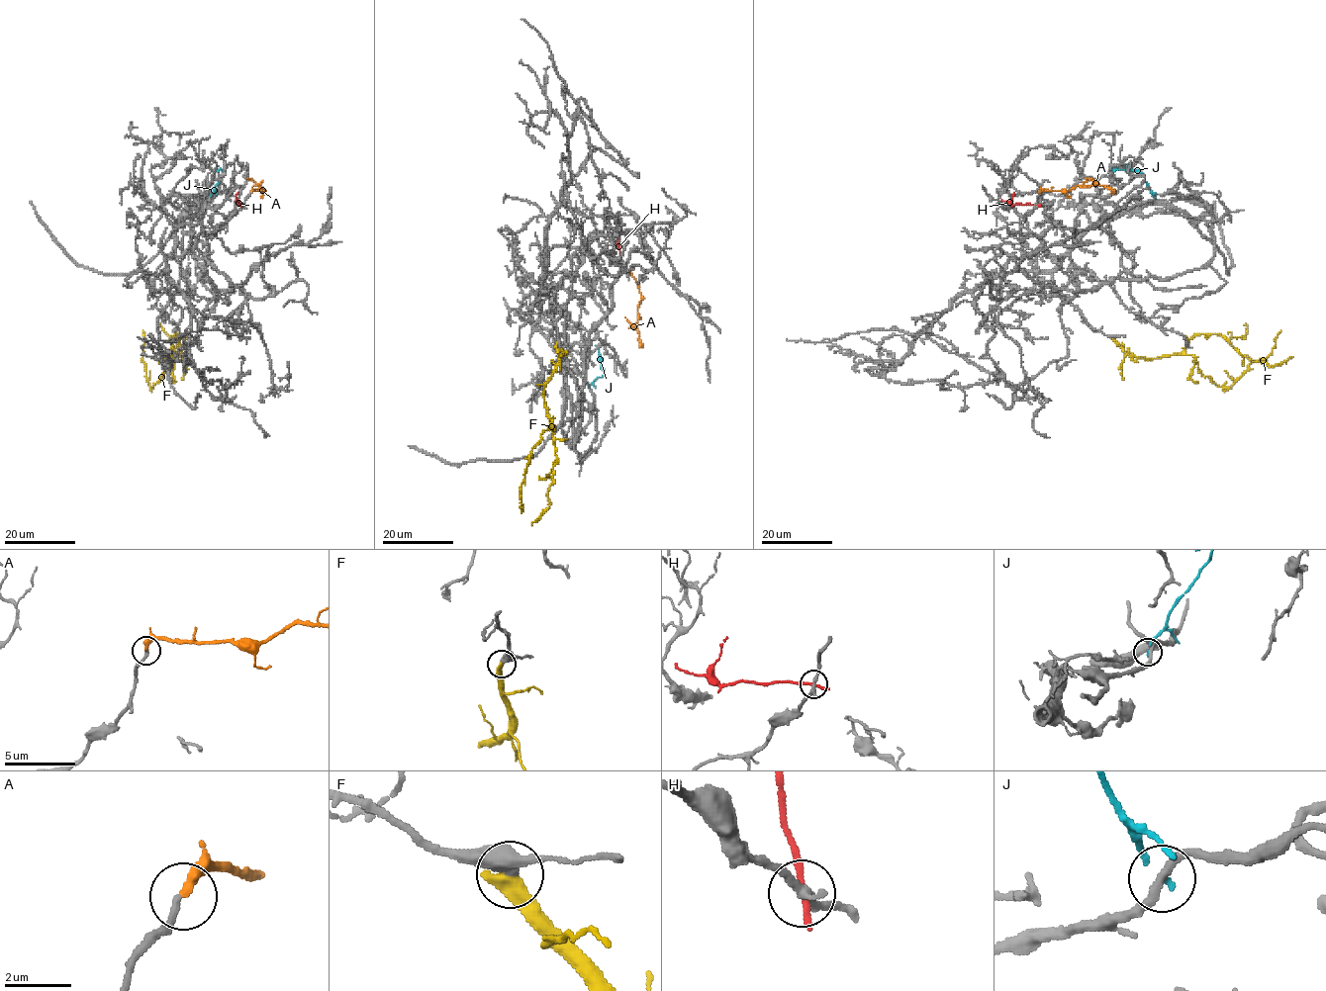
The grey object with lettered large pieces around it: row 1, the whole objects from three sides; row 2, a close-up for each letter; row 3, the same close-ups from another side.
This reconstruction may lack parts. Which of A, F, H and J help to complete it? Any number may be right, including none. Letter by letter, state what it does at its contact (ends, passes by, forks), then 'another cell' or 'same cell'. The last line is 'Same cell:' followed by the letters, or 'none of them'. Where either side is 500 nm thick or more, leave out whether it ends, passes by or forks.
A: it ends there; same cell
F: it ends there; another cell
H: it ends there; another cell
J: it ends there; another cell
Same cell: A

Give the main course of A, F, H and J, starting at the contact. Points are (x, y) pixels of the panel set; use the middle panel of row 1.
A: (629, 273), (640, 294), (636, 324), (640, 345)
F: (556, 345), (558, 362), (545, 385), (543, 396), (551, 426), (531, 450), (521, 484), (520, 512)
H: (621, 268), (615, 233)
J: (588, 386), (604, 374), (599, 348), (595, 345)

